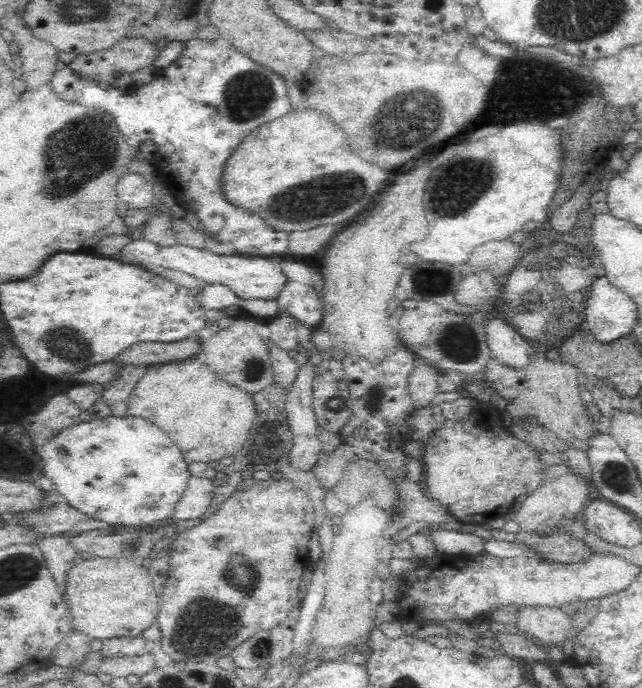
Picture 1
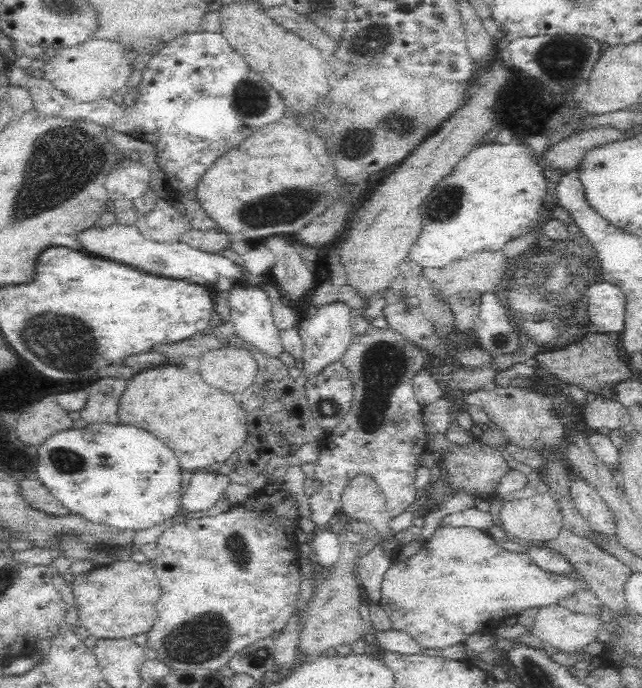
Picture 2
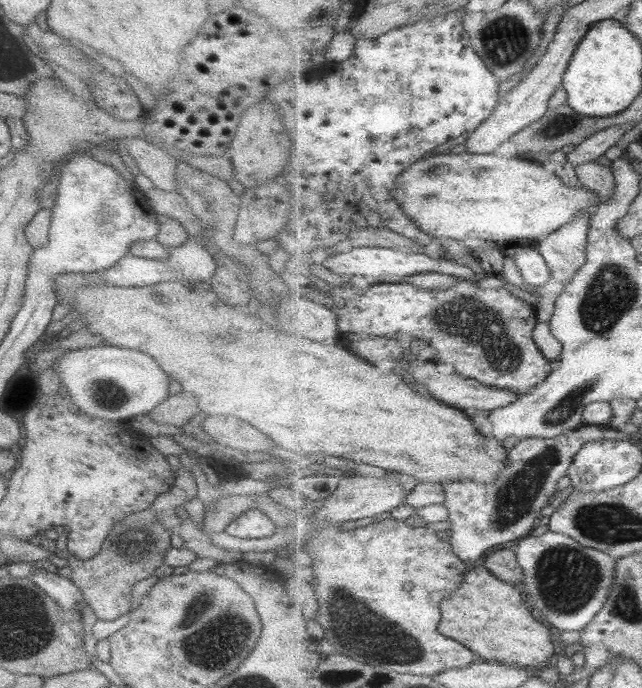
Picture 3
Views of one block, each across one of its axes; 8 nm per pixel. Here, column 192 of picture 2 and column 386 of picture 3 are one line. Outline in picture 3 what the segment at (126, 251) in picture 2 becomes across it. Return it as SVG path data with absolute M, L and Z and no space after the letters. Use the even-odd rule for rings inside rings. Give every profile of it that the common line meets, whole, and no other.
M361 247L354 248L347 253L334 253L327 252L320 258L318 258L312 266L327 266L329 270L331 270L331 279L332 272L337 272L337 274L359 274L359 276L373 276L373 278L381 278L381 276L387 276L387 280L389 280L389 276L397 276L400 280L403 280L406 276L411 276L420 272L431 271L438 272L441 274L450 274L456 276L458 278L466 278L467 280L475 280L477 281L479 278L477 273L468 266L463 266L457 264L455 261L449 260L449 258L440 259L438 256L429 256L423 252L403 252L397 249L392 248L369 248L369 247Z

